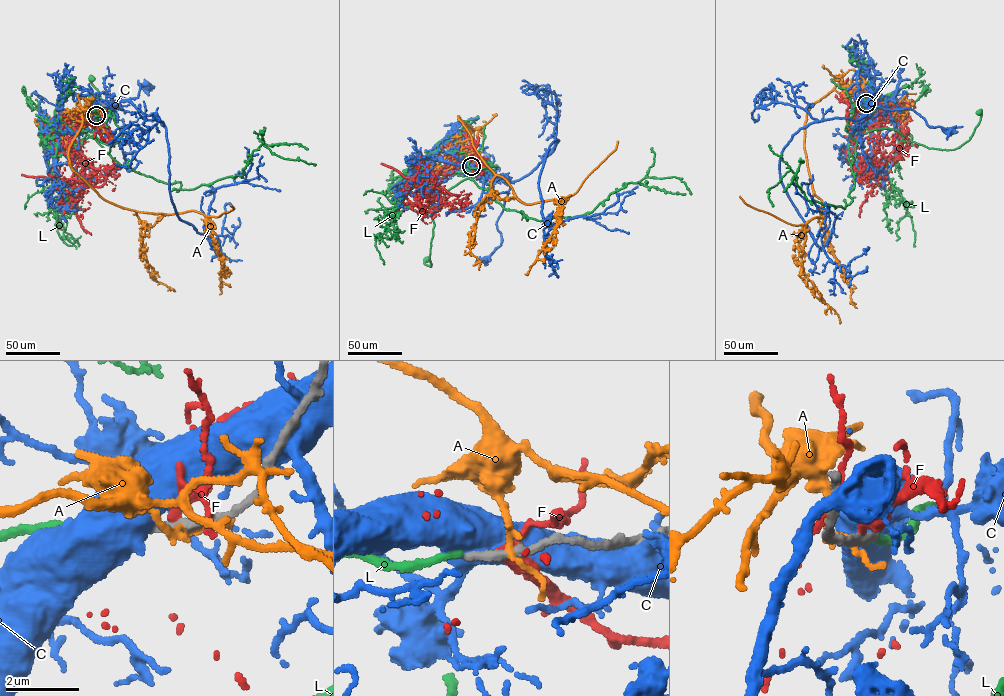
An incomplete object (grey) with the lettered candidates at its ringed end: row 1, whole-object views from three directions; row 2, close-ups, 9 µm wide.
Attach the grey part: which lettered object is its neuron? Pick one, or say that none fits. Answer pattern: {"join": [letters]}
{"join": ["L"]}

